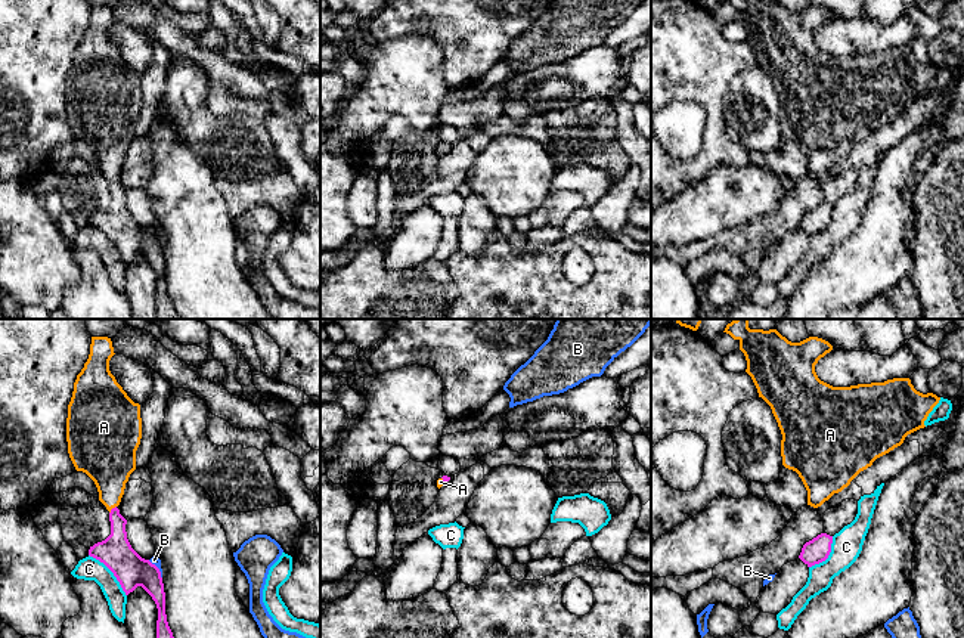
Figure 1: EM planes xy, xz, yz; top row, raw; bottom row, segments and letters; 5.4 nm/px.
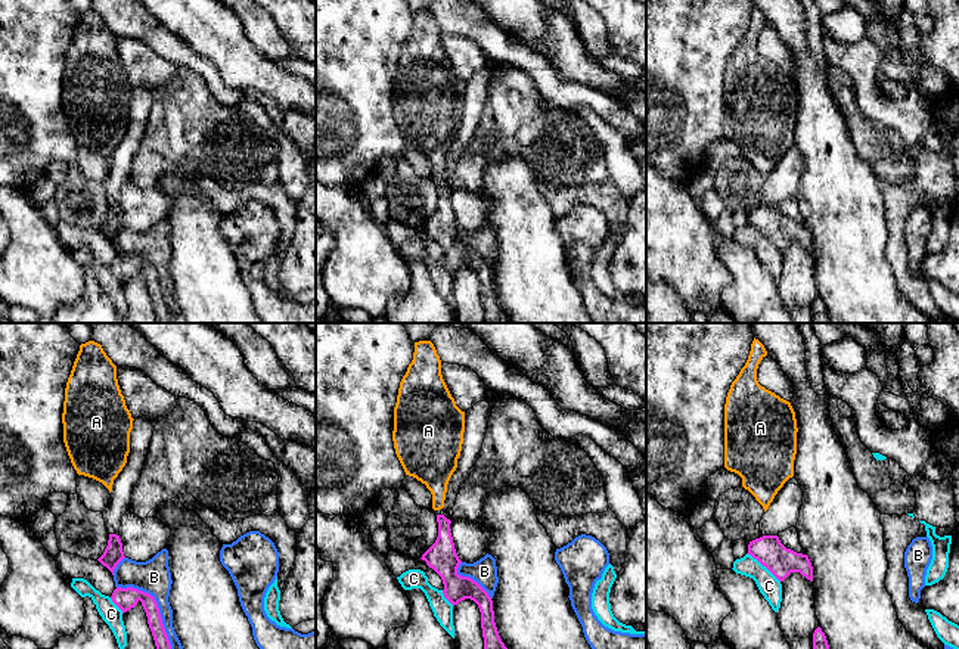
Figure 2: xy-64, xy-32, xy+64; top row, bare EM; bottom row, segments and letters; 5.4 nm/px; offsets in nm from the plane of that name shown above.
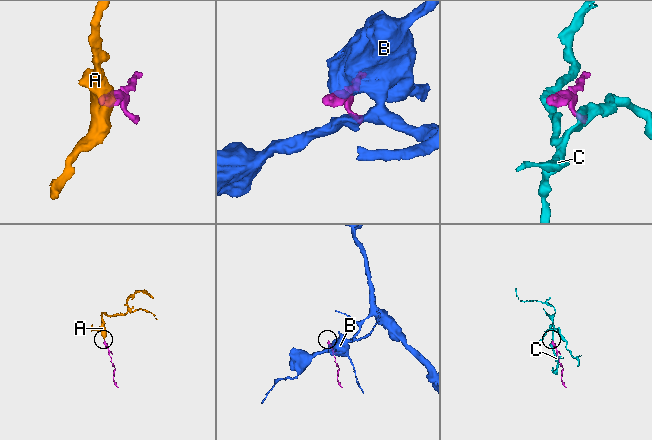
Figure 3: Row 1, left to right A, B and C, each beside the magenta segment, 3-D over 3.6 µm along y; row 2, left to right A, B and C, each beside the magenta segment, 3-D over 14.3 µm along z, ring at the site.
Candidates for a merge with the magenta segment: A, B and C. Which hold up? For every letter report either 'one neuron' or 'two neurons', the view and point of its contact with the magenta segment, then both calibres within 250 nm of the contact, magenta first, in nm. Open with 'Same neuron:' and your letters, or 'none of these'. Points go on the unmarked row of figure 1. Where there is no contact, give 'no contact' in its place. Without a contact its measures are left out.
Same neuron: A
A: one neuron | xy (111, 179) | 180/260 nm
B: two neurons | xy (158, 238) | 180/50 nm
C: two neurons | xy (112, 241) | 180/130 nm

